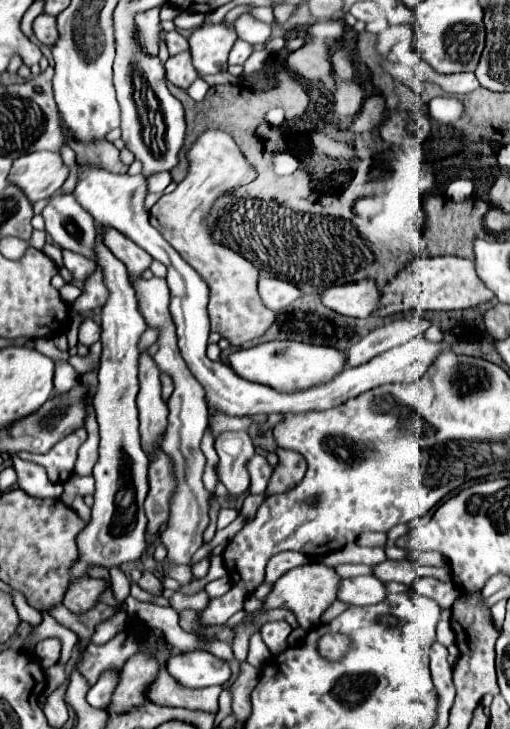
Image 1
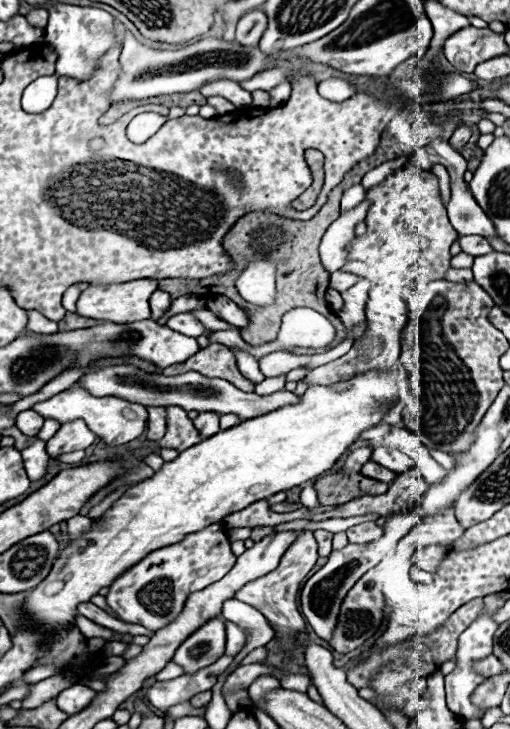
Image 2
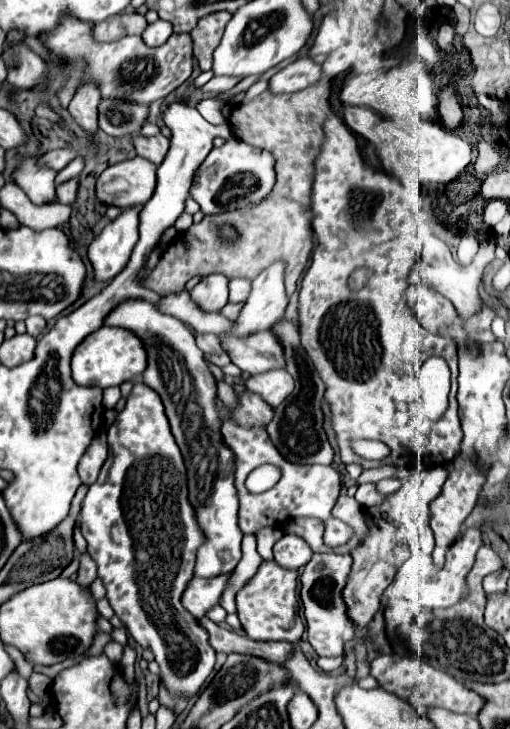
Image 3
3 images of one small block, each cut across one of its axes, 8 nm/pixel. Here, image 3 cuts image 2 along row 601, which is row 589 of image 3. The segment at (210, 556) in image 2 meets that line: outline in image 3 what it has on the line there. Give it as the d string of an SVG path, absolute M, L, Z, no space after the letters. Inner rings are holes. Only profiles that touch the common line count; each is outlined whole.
M142 382L134 384L126 408L108 430L108 460L82 502L80 520L88 552L98 564L98 576L108 590L106 596L114 614L122 620L124 628L138 644L148 644L154 660L160 664L160 676L168 690L172 694L194 696L214 670L216 654L206 640L202 624L184 610L182 592L194 578L196 552L206 538L202 536L202 528L198 528L194 506L188 500L186 468L170 432L164 404L160 396Z

